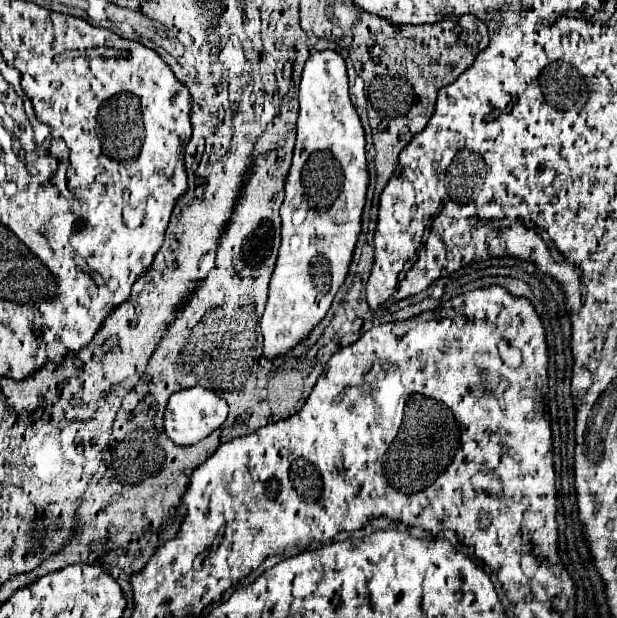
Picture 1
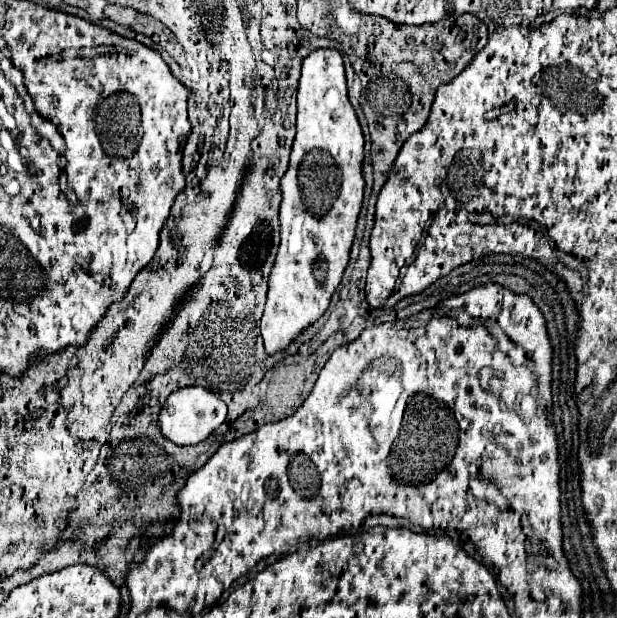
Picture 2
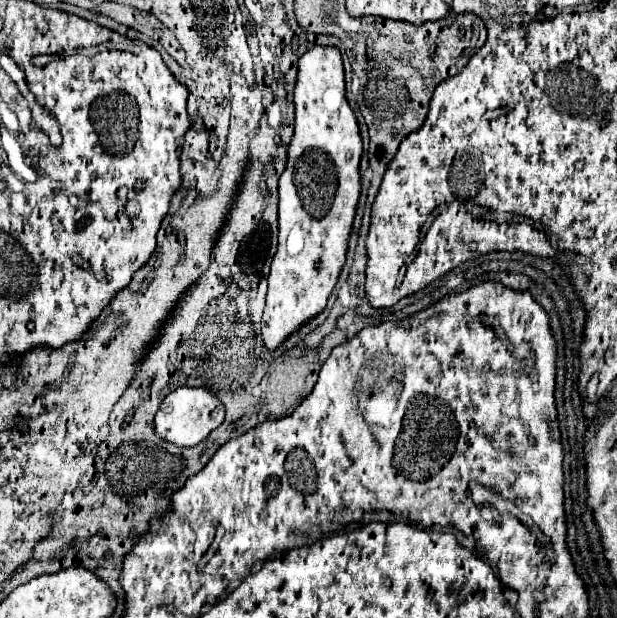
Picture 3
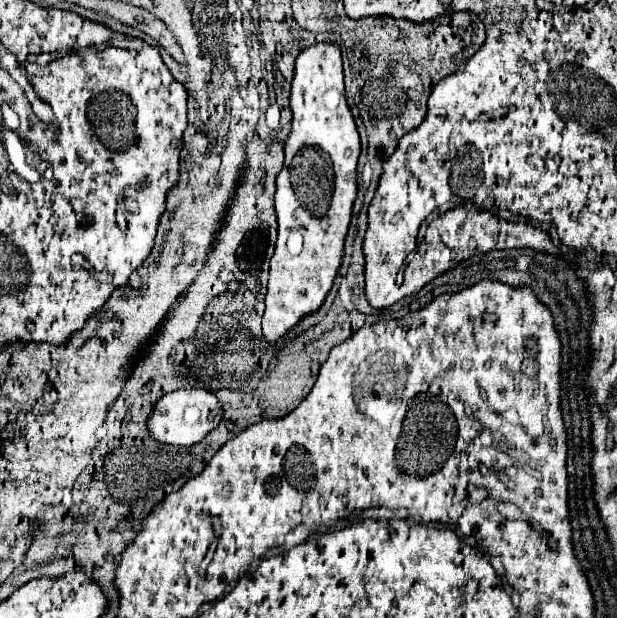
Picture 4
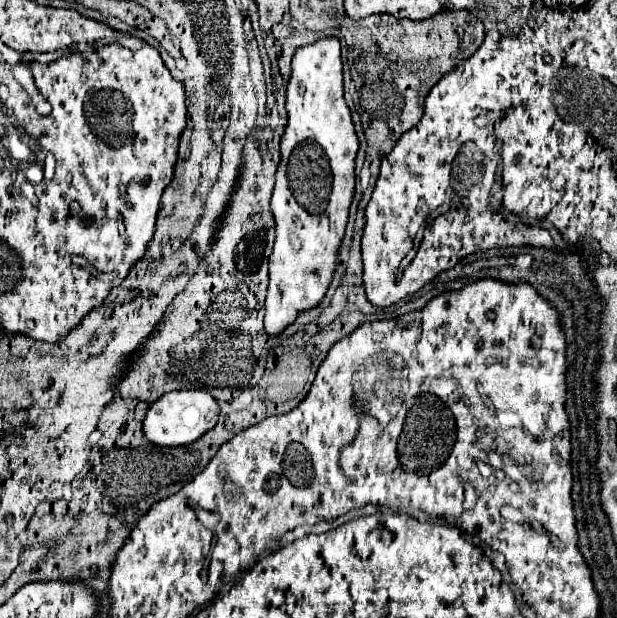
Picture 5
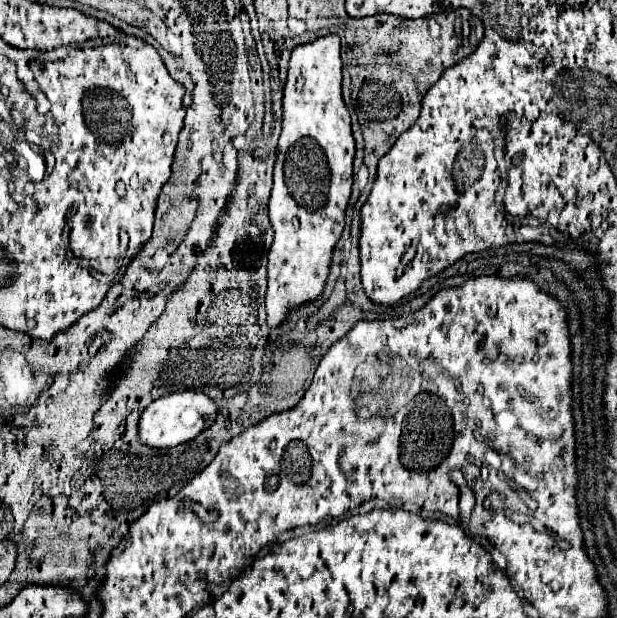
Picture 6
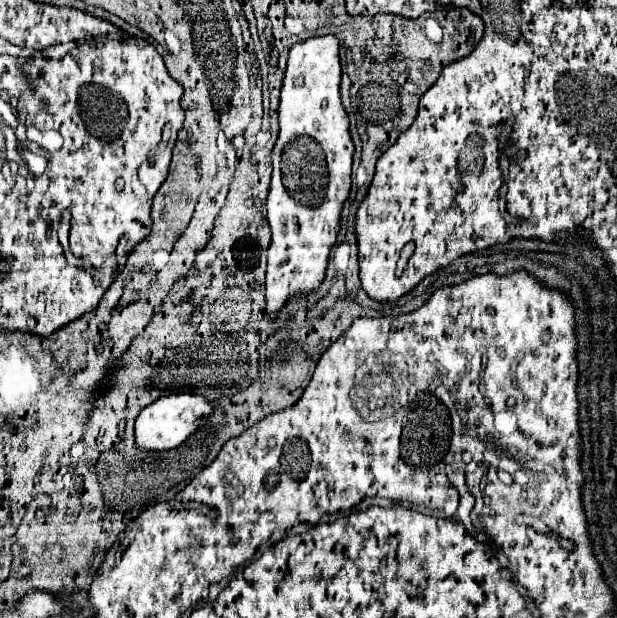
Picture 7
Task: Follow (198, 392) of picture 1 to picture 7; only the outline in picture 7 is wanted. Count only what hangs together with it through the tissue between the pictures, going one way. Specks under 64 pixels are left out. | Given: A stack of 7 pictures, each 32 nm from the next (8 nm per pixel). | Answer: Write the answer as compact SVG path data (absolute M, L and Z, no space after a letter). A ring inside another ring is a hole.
M194 392L170 394L146 406L136 420L136 444L142 450L172 450L190 438L212 416L212 404Z

